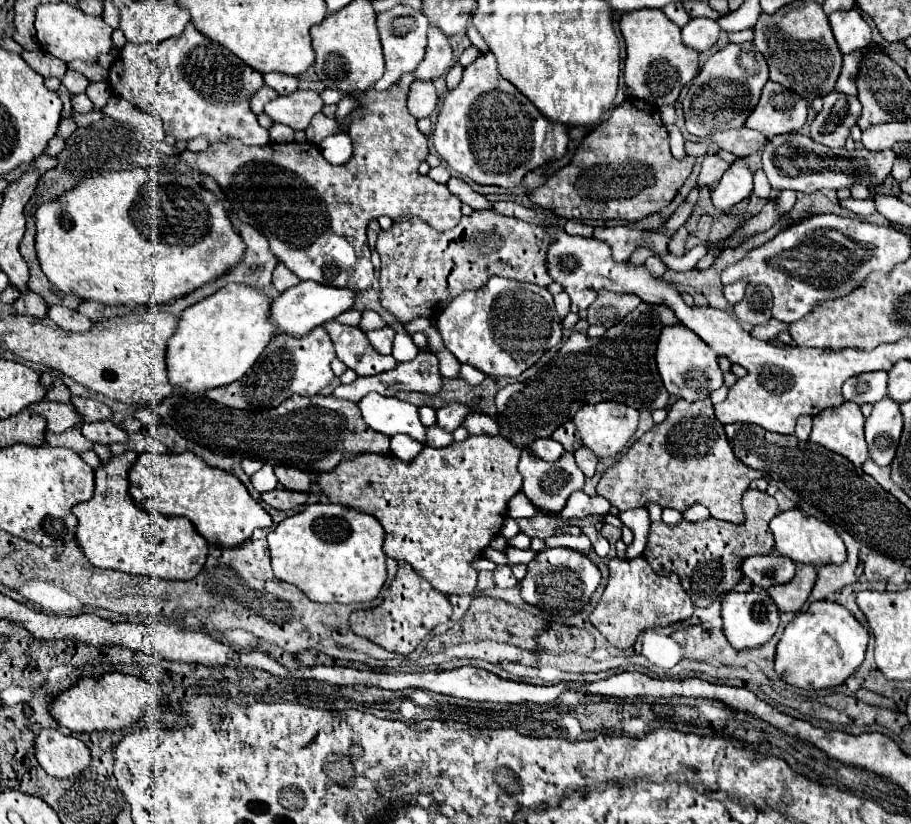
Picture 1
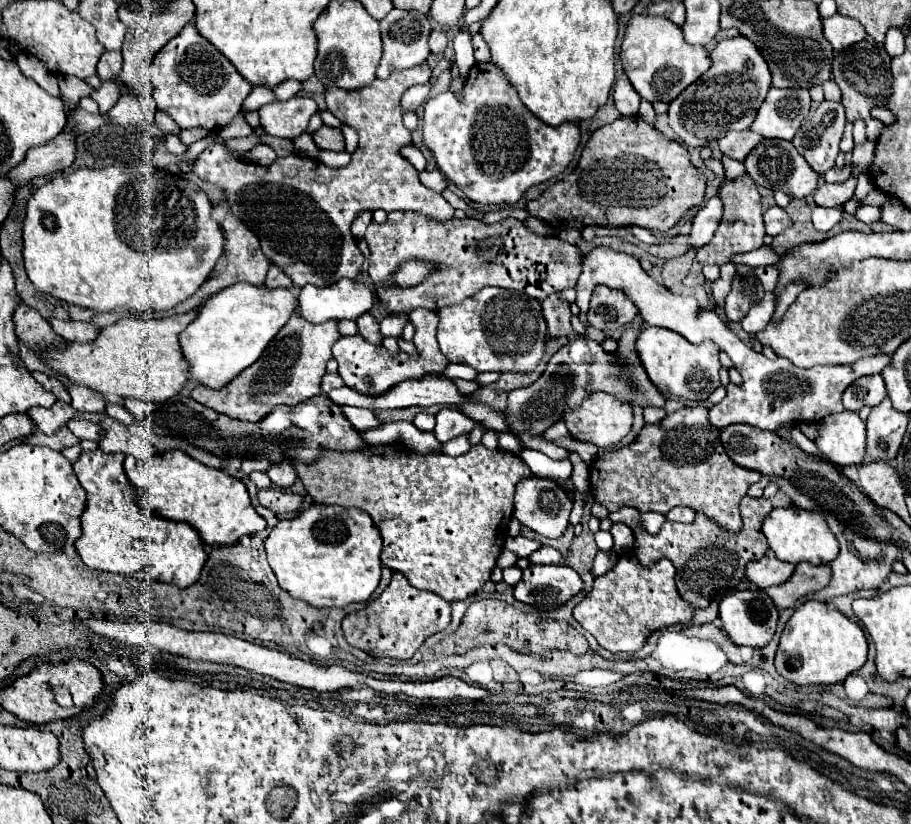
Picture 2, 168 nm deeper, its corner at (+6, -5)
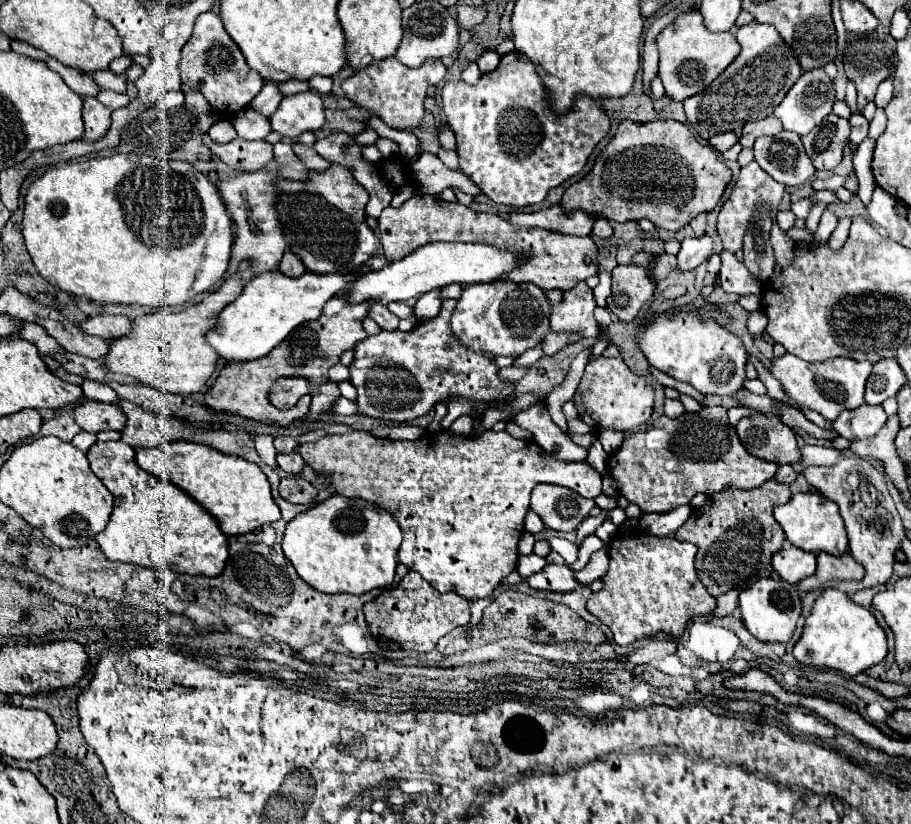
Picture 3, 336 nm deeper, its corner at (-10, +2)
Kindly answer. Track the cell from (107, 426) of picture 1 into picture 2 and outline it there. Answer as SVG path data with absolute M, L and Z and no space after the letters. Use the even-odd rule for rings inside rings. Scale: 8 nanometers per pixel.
M72 420L72 422L68 422L68 428L80 440L100 442L104 438L104 430L98 424L92 424L92 422L86 422L86 420Z

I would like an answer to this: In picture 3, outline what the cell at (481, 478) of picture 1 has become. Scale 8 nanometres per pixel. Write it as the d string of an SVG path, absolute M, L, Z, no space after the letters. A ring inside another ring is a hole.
M350 431L350 433L342 433L342 435L326 435L318 441L312 443L302 443L300 445L300 455L302 459L318 473L318 475L328 475L332 479L332 489L344 497L360 497L368 503L380 505L386 511L390 511L398 523L400 529L404 533L404 541L402 547L398 551L398 561L404 563L408 569L418 571L436 591L440 593L458 593L460 597L474 601L474 599L484 599L490 597L492 591L500 585L500 581L504 577L508 577L516 565L518 565L518 539L524 533L524 517L528 513L530 507L530 493L534 489L534 485L538 483L550 483L550 485L560 485L560 487L568 487L576 493L580 493L582 497L588 499L596 499L602 493L602 475L590 467L588 463L564 463L560 459L552 459L552 455L548 455L538 443L534 441L520 441L510 437L506 431L486 431L484 435L456 435L452 431L426 431L420 439L416 441L386 441L386 439L376 439L370 433L362 433L362 431Z

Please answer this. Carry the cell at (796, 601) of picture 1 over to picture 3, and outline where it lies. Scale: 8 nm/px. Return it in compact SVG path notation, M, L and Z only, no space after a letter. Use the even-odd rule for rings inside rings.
M818 553L816 573L806 577L798 585L798 589L800 589L800 593L808 593L812 589L822 587L828 581L842 581L842 579L860 581L862 577L864 577L864 567L850 553L844 553L840 557L834 557L828 553Z

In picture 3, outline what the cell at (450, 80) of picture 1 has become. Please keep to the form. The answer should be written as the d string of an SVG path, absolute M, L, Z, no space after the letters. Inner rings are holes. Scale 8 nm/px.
M486 51L486 53L478 59L480 73L496 71L496 67L498 67L498 65L500 65L500 53L498 53L498 51Z

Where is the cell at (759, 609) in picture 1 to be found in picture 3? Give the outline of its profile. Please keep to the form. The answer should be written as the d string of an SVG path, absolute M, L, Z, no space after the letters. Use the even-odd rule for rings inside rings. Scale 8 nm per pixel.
M758 579L752 587L740 593L740 611L746 629L760 641L780 641L786 643L792 639L798 617L802 613L800 593L796 585L790 585L782 579Z

